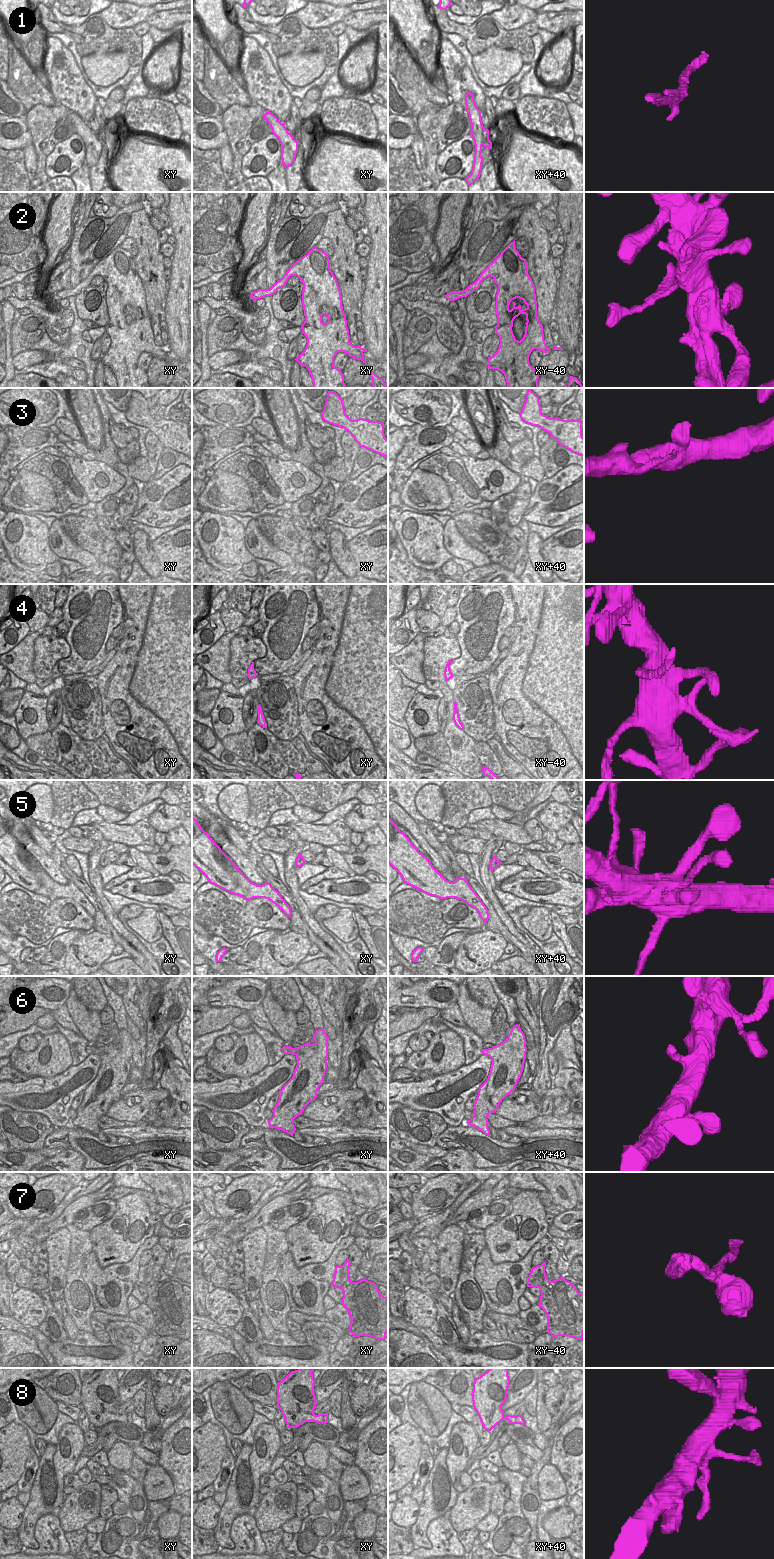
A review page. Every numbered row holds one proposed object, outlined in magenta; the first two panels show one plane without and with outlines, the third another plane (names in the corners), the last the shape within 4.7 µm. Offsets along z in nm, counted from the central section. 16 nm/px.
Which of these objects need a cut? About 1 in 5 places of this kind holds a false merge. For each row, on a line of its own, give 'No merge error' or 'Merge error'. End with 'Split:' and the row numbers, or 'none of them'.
1: Merge error
2: No merge error
3: No merge error
4: No merge error
5: No merge error
6: No merge error
7: No merge error
8: No merge error
Split: 1.

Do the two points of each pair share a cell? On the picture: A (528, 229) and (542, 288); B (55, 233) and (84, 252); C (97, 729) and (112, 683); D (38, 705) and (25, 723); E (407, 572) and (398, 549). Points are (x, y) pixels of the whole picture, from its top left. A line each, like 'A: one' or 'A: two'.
A: one
B: two
C: two
D: one
E: one

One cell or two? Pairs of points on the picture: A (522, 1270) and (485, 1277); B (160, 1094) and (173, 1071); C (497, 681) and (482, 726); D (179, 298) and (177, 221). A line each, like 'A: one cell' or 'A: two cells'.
A: one cell
B: two cells
C: two cells
D: one cell

